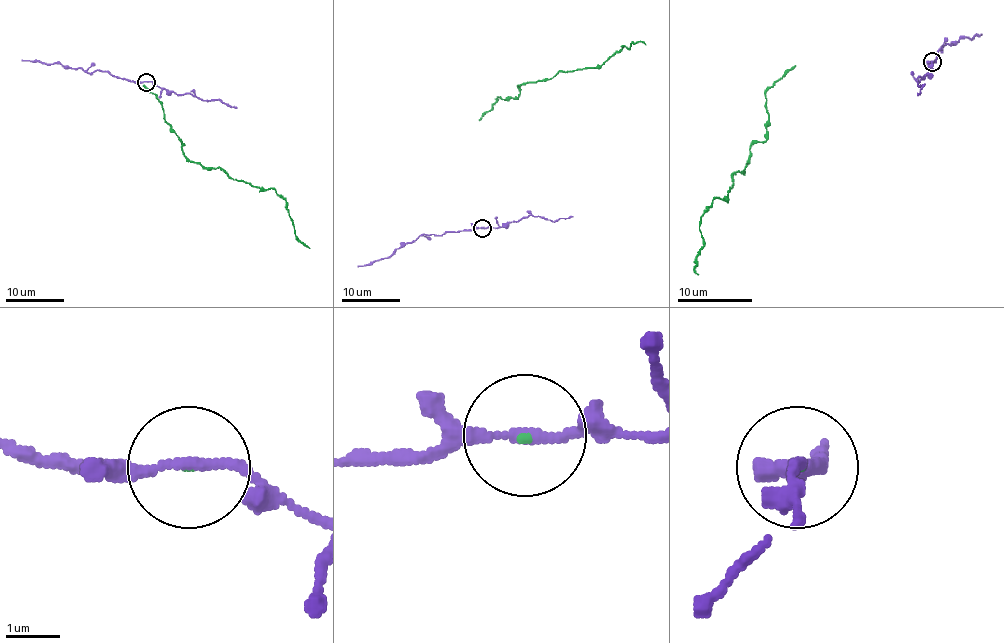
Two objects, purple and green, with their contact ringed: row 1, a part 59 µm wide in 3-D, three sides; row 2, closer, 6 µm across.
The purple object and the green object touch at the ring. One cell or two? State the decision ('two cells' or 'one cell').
one cell

